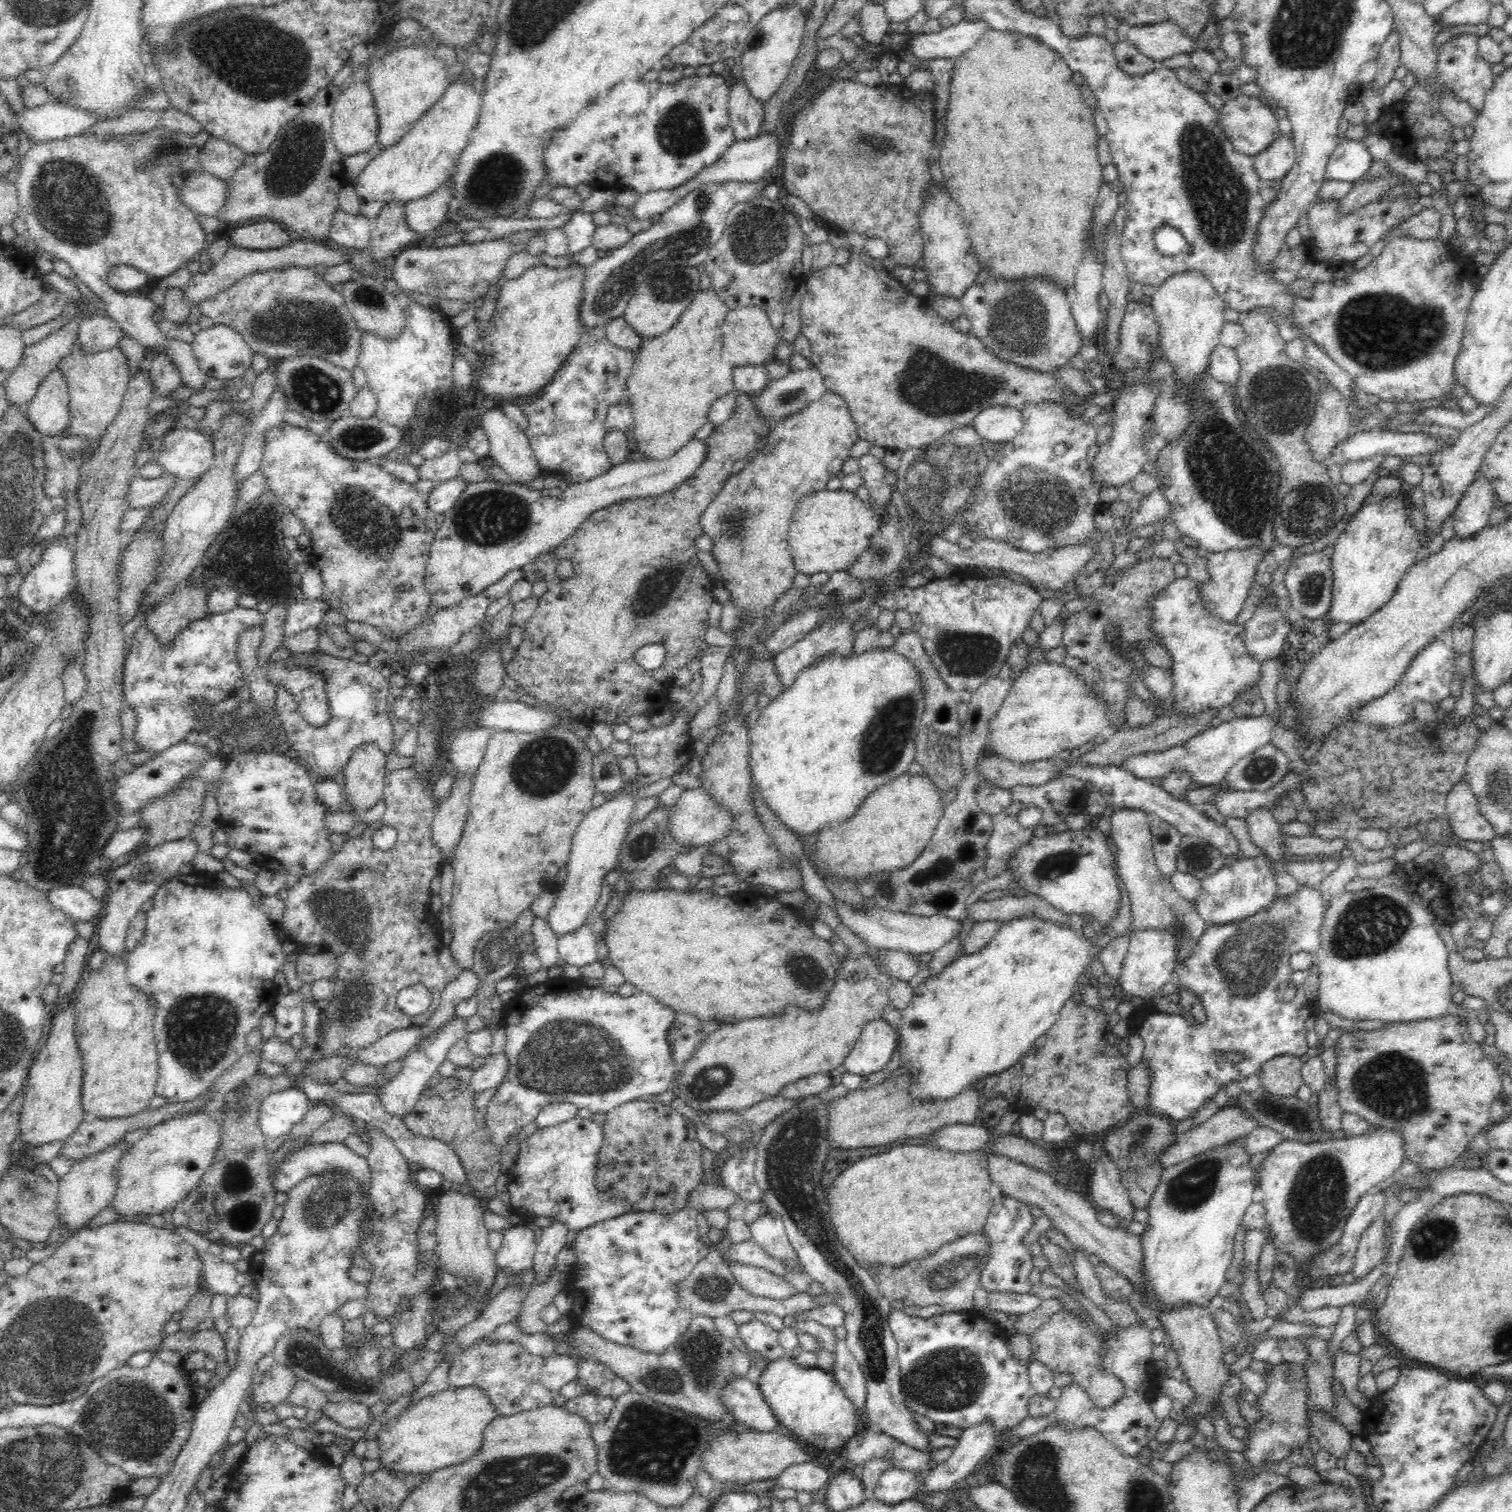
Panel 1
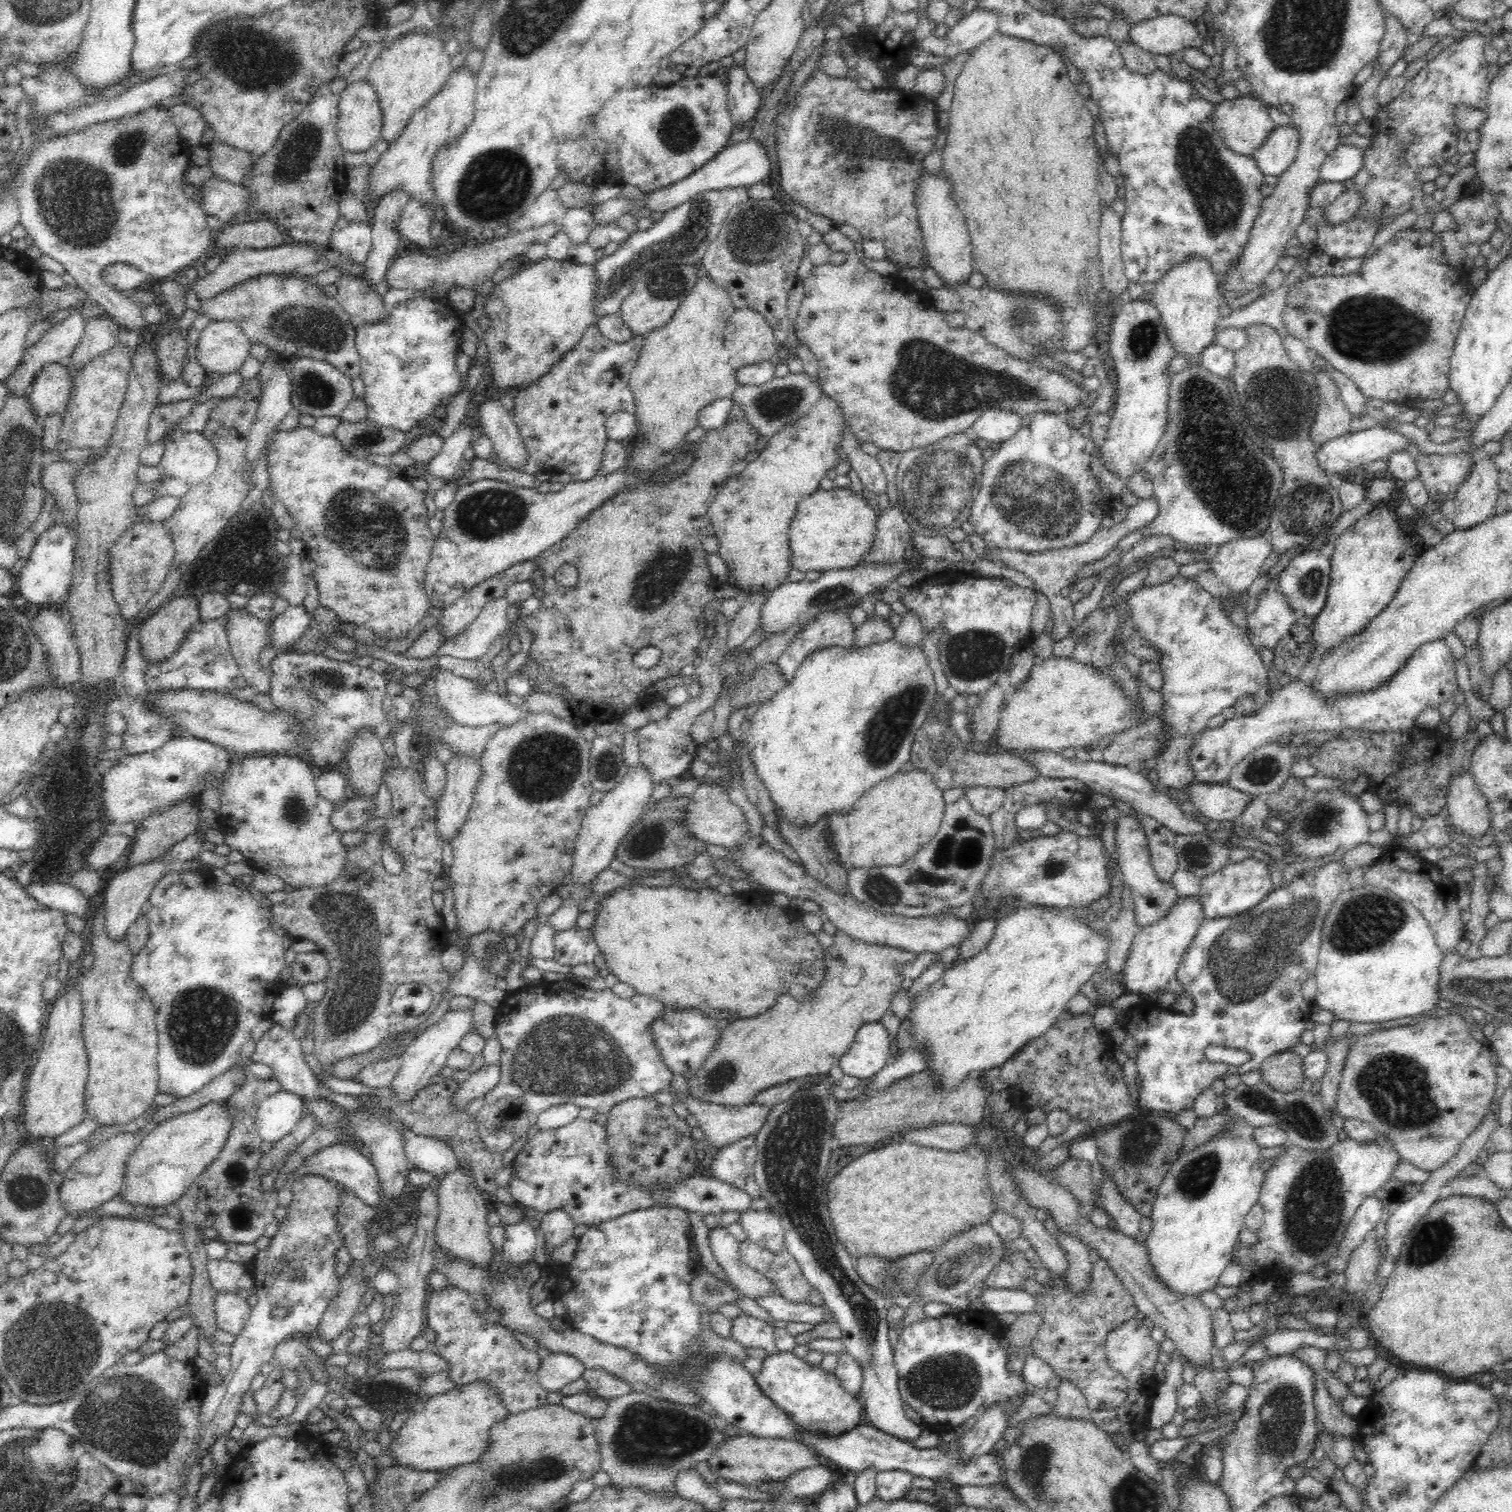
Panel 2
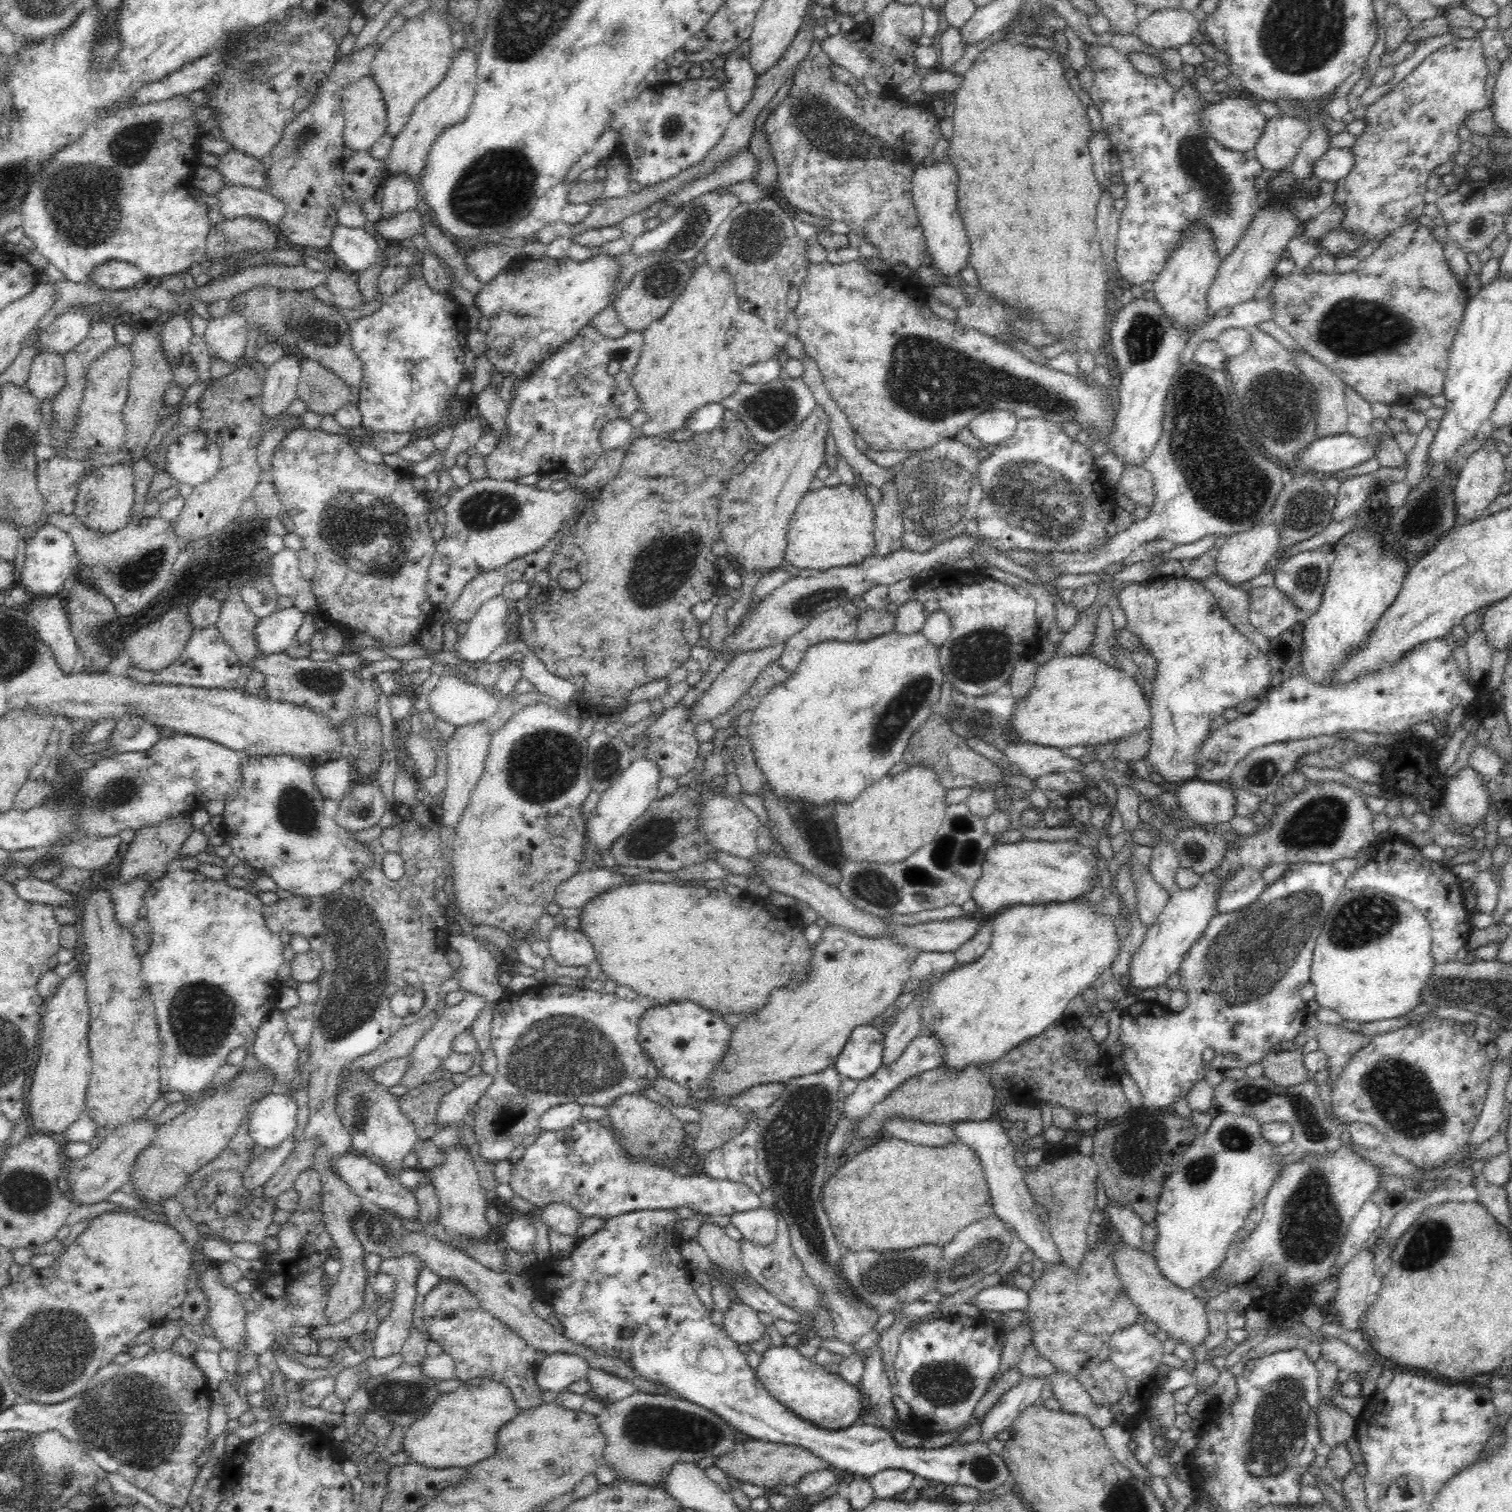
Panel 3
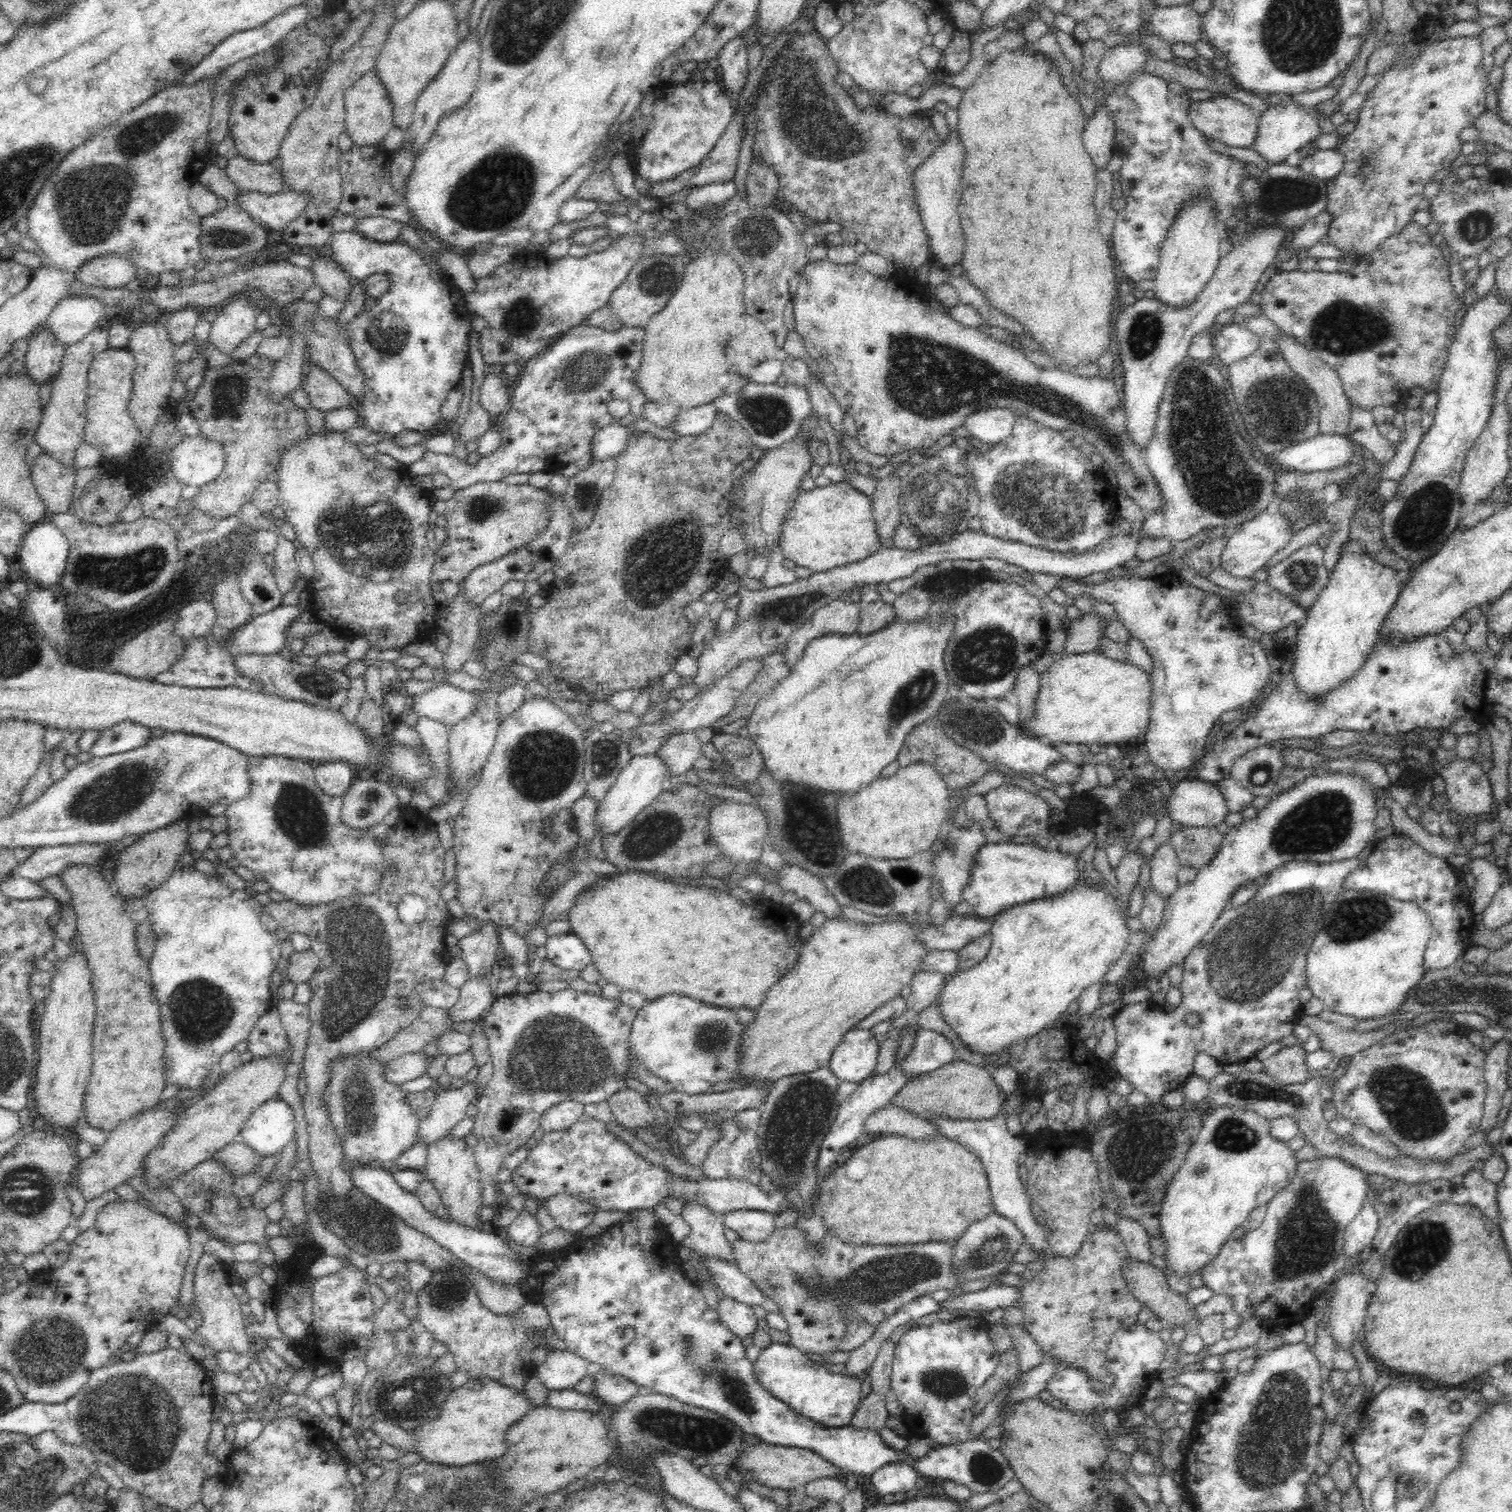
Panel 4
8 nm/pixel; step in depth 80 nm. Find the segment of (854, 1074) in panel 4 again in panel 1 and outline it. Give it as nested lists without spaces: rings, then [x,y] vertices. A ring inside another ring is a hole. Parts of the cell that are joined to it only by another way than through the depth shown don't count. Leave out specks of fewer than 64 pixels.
[[[884,1019],[867,1022],[843,1062],[850,1074],[868,1076],[882,1071],[891,1059],[896,1033]]]

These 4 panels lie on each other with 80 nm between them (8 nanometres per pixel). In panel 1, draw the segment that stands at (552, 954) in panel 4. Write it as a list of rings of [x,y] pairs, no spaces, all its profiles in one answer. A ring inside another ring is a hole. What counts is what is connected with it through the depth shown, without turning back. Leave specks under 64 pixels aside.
[[[585,924],[573,932],[558,937],[556,948],[560,962],[577,967],[586,966],[596,962],[597,936],[592,934],[591,926]]]

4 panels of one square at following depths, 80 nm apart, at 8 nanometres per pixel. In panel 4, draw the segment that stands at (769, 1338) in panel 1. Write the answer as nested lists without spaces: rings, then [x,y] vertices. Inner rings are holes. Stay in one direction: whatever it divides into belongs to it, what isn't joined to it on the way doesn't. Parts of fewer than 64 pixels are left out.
[[[724,1295],[719,1298],[716,1310],[719,1320],[738,1336],[738,1339],[752,1335],[757,1328],[757,1318],[753,1308],[748,1304],[740,1303]]]

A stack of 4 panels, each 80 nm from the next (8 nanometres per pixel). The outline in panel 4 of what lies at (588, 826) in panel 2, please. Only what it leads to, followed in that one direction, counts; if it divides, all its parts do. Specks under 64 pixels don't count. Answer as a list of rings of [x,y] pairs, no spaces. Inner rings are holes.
[[[657,753],[632,757],[600,802],[600,810],[595,816],[597,827],[602,827],[606,835],[615,834],[625,828],[663,792],[663,782],[668,775],[668,765]]]

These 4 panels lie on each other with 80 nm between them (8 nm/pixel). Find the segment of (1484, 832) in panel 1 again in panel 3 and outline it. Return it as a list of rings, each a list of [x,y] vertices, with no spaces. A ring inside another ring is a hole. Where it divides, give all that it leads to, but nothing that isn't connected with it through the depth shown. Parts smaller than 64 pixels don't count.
[[[1469,764],[1447,777],[1442,809],[1452,815],[1452,825],[1476,827],[1485,820],[1492,799],[1484,777]]]

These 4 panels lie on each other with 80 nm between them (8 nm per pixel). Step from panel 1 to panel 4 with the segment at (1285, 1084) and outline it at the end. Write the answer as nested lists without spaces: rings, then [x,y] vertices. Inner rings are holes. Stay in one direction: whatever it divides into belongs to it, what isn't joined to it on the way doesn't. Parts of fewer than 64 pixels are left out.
[[[1302,1044],[1286,1046],[1262,1061],[1263,1071],[1282,1084],[1298,1084],[1308,1080],[1307,1052]]]

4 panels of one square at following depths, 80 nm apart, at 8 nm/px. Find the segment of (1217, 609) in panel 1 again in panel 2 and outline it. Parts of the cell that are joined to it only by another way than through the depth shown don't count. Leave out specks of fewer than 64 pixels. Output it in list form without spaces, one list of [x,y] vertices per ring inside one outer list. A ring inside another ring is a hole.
[[[1268,529],[1258,536],[1236,538],[1220,546],[1211,558],[1211,571],[1230,591],[1240,594],[1262,574],[1262,565],[1272,552]]]

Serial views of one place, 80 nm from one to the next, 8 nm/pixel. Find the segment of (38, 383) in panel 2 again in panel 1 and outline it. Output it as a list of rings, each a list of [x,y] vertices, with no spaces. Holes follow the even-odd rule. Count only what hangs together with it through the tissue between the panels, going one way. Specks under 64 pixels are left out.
[[[56,368],[38,386],[36,394],[26,404],[26,413],[42,436],[58,437],[70,422],[68,384]]]

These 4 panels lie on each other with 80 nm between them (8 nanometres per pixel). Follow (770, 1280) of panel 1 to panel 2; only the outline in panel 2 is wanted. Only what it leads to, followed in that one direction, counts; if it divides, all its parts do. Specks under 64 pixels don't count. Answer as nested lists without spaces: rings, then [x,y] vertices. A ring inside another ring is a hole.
[[[720,1227],[709,1229],[707,1239],[714,1259],[718,1261],[737,1293],[750,1299],[777,1295],[770,1280],[760,1276],[742,1261],[739,1241],[727,1230]]]

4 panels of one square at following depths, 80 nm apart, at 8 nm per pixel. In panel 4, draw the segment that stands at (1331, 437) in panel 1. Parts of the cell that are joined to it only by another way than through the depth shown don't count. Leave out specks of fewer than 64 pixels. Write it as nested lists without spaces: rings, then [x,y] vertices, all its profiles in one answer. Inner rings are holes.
[[[1281,331],[1280,335],[1272,337],[1271,340],[1278,346],[1282,358],[1289,365],[1289,368],[1297,376],[1300,376],[1316,395],[1319,406],[1319,433],[1344,436],[1349,429],[1351,406],[1338,374],[1329,365],[1326,365],[1314,351],[1310,351],[1294,337],[1284,335]]]

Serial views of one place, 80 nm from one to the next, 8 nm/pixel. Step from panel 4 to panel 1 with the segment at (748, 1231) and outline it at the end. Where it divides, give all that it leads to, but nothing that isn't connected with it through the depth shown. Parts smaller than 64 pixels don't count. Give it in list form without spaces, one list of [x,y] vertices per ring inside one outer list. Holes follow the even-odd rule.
[[[764,1211],[748,1223],[750,1238],[760,1245],[772,1259],[788,1262],[790,1267],[801,1268],[796,1251],[790,1248],[783,1220]]]

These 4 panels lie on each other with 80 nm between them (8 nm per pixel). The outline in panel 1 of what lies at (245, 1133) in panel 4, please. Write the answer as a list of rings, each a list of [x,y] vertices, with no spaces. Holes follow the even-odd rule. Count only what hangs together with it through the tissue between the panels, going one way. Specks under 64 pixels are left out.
[[[294,1087],[273,1092],[261,1102],[257,1122],[260,1131],[268,1140],[286,1135],[309,1111],[309,1102],[306,1093]]]

